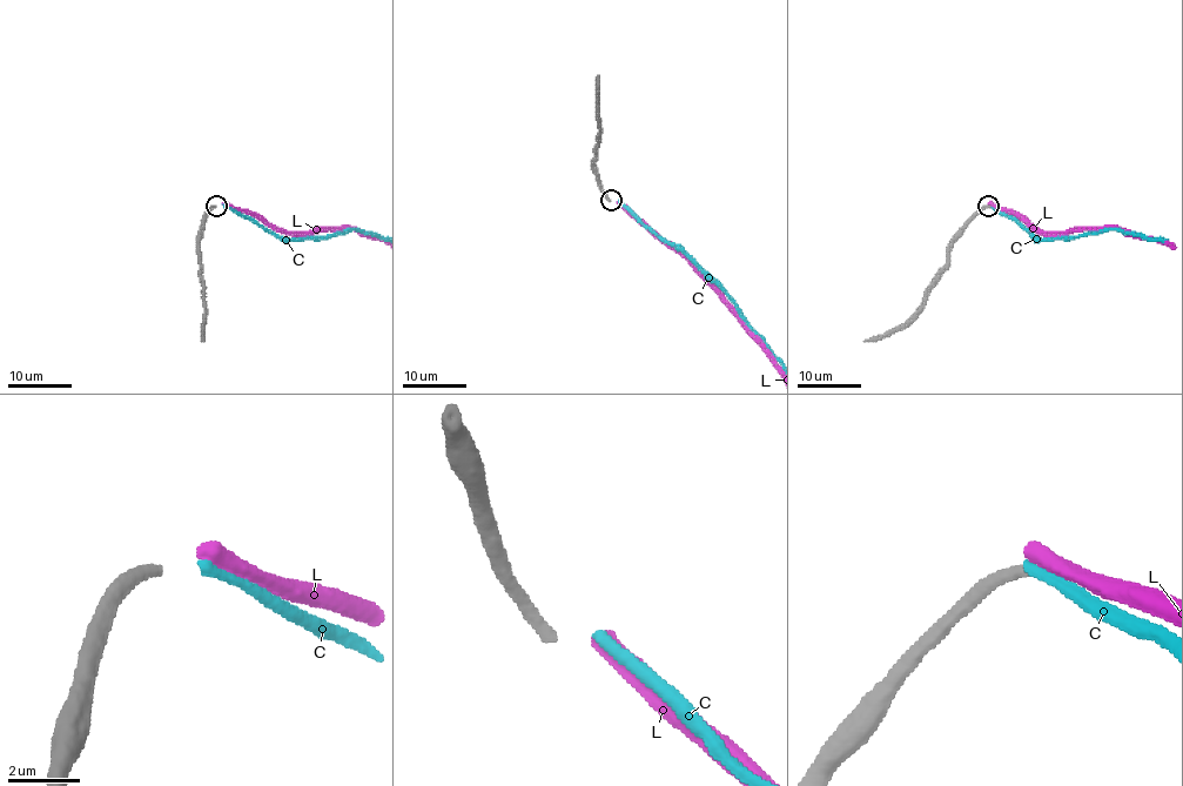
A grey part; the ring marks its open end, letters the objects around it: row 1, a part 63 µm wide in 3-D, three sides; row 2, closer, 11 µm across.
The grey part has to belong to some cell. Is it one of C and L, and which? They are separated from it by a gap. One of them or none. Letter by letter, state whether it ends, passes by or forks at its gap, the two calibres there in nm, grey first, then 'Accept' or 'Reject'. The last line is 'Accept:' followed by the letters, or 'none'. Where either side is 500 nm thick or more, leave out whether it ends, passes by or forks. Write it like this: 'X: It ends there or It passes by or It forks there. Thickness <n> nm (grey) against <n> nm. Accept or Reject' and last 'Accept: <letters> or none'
C: It ends there. Thickness 360 nm (grey) against 300 nm. Accept
L: It ends there. Thickness 360 nm (grey) against 480 nm. Reject
Accept: C

